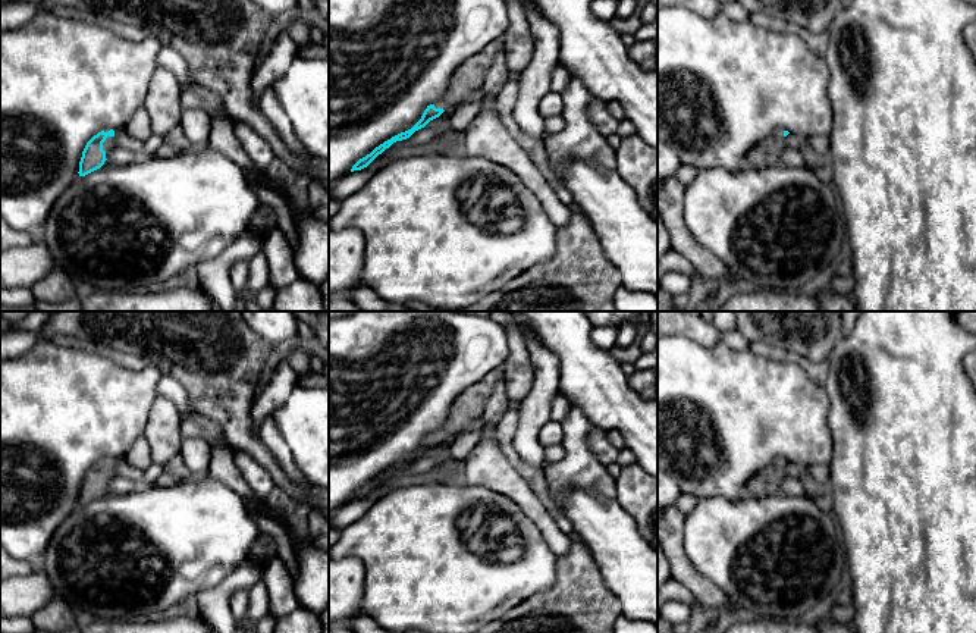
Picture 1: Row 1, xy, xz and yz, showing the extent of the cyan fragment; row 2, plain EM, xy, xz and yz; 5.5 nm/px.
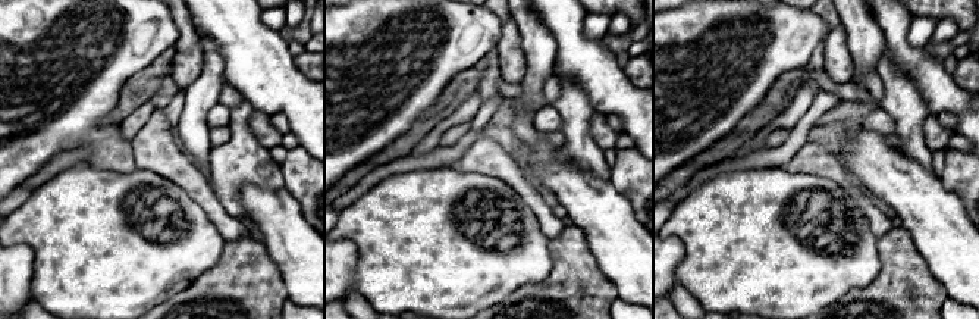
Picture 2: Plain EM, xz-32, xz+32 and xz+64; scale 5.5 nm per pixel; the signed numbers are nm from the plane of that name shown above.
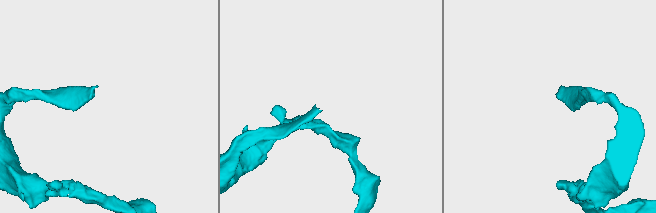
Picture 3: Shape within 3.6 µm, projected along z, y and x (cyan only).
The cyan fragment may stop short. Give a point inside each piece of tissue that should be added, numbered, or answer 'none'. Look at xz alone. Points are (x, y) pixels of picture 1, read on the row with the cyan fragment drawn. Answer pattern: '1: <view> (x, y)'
1: xz (471, 74)

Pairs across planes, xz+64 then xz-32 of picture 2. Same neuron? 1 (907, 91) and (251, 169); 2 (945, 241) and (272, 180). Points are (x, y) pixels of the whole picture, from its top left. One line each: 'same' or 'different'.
1: same
2: different

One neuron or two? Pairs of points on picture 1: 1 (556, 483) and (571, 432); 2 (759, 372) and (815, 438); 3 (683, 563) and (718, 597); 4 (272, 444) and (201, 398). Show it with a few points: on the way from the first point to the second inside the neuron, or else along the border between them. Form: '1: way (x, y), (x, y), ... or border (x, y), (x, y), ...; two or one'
1: way (570, 470), (573, 467), (573, 445); one
2: way (765, 388), (799, 422); one
3: way (687, 573), (708, 594); one
4: border (259, 438), (281, 466); two

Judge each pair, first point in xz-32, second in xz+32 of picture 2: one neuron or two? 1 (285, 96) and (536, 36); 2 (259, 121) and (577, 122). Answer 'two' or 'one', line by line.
1: two
2: two

